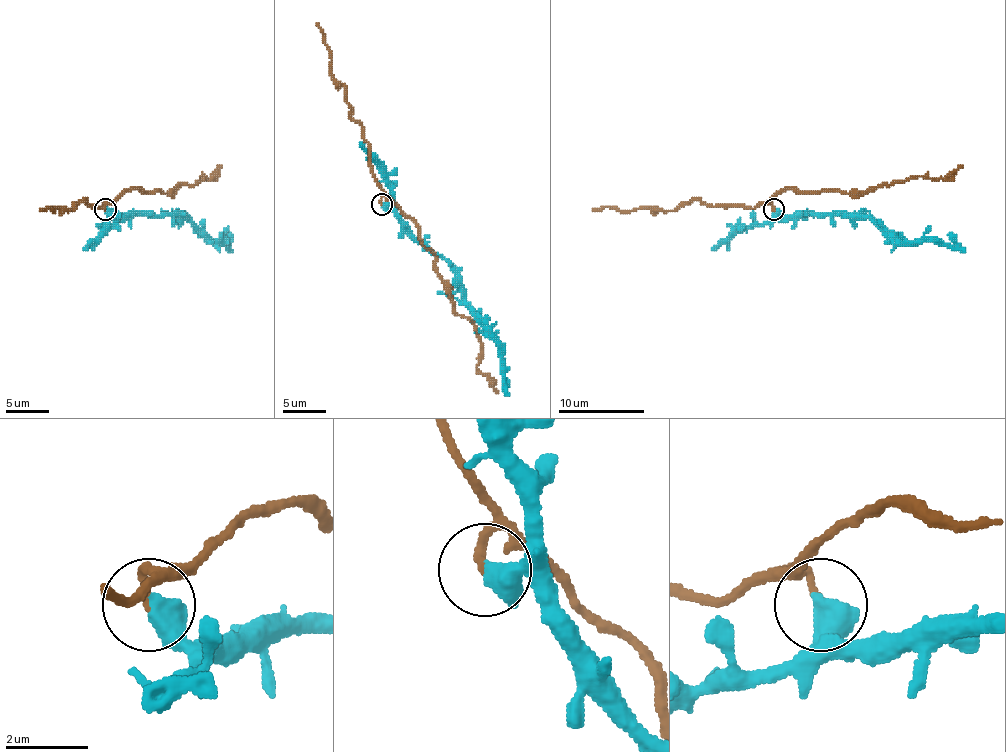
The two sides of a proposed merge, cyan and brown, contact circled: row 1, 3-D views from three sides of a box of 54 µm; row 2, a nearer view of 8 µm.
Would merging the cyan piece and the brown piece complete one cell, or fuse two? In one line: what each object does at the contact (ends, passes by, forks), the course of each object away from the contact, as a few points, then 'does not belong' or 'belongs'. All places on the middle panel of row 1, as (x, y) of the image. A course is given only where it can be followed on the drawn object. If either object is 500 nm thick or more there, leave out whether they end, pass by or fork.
cyan runs (381, 205), (392, 209), (420, 241), (450, 265), (455, 287), (463, 304), (496, 343), (502, 389), (509, 395); brown runs (381, 205), (388, 196), (414, 220), (453, 309), (474, 326), (481, 343), (476, 367), (498, 393); does not belong

